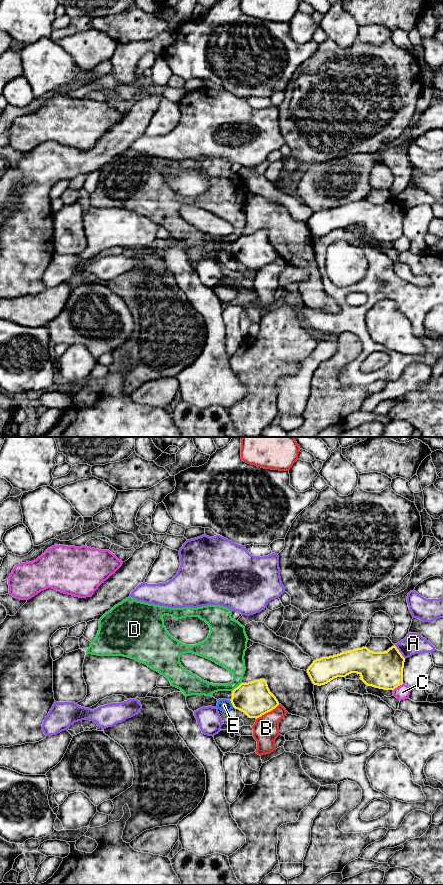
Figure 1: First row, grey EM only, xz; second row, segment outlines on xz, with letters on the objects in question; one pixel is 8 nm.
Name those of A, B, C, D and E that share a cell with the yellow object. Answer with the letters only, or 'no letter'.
no letter

